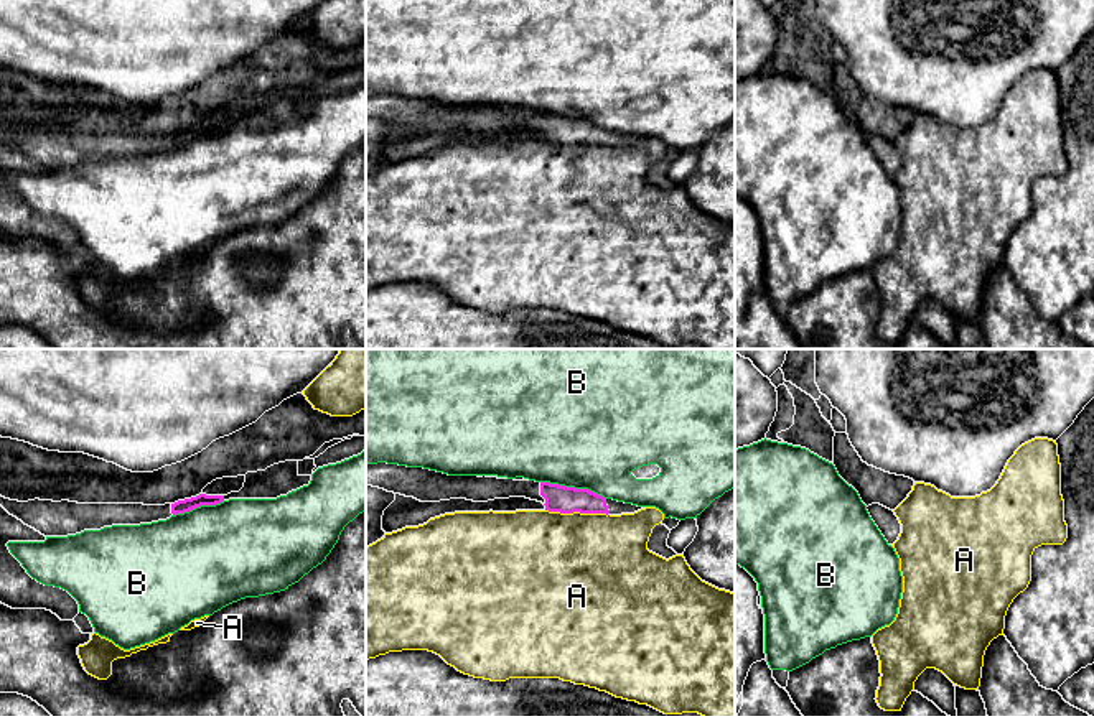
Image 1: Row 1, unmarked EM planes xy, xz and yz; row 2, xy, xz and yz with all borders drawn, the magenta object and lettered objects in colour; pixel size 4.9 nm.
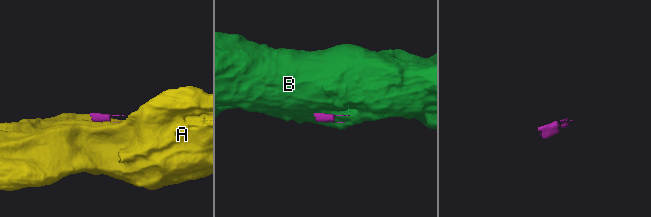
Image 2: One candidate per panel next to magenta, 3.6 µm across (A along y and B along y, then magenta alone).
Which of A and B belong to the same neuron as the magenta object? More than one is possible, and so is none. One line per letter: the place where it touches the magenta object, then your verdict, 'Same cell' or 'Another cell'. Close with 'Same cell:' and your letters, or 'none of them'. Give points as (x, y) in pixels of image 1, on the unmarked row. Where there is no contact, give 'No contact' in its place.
A: Touches magenta at xz (577, 142). Another cell
B: Touches magenta at xz (574, 119). Another cell
Same cell: none of them

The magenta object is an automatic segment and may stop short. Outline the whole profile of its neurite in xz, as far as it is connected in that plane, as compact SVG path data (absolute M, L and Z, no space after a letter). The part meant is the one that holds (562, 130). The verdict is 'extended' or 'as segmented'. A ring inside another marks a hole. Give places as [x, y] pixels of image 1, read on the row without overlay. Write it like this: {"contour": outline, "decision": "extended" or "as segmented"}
{"contour": "M366 95L366 117L414 128L420 133L466 130L488 133L494 130L526 128L542 133L545 142L560 145L634 145L646 138L605 130L588 120L550 114L514 112L478 107L448 107L443 104L399 95Z", "decision": "extended"}

